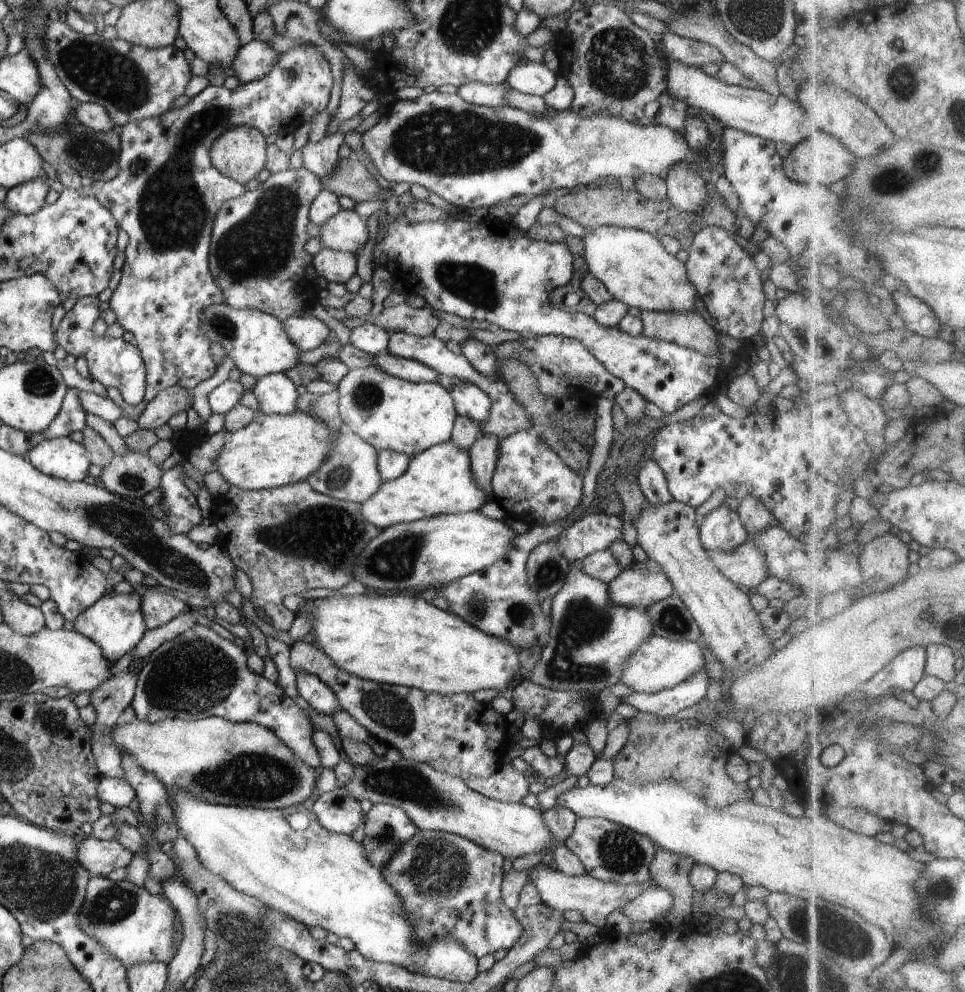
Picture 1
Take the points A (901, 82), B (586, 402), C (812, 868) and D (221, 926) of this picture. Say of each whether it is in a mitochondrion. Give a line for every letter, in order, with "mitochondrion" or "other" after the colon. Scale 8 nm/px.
A: mitochondrion
B: other
C: other
D: mitochondrion

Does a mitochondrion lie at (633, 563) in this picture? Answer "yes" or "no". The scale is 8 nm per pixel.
no

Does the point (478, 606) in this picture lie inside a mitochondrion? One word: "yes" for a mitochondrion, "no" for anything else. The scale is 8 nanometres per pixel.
yes

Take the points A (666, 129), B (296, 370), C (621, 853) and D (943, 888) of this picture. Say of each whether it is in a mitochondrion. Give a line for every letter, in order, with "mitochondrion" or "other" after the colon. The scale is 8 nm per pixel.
A: other
B: other
C: mitochondrion
D: mitochondrion

